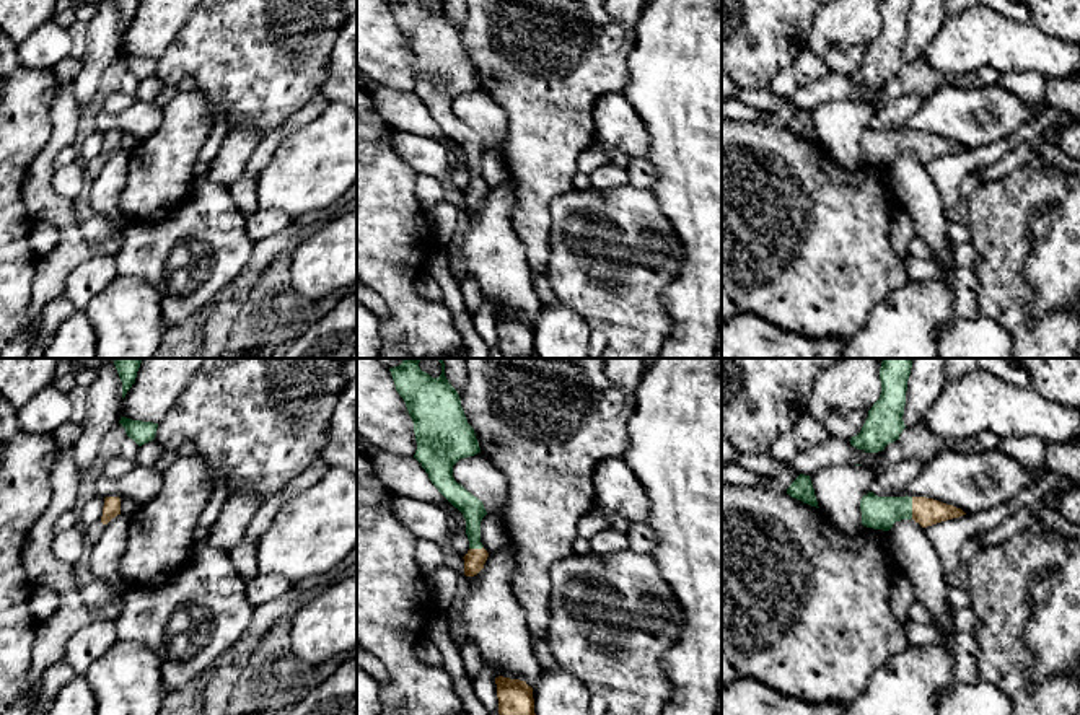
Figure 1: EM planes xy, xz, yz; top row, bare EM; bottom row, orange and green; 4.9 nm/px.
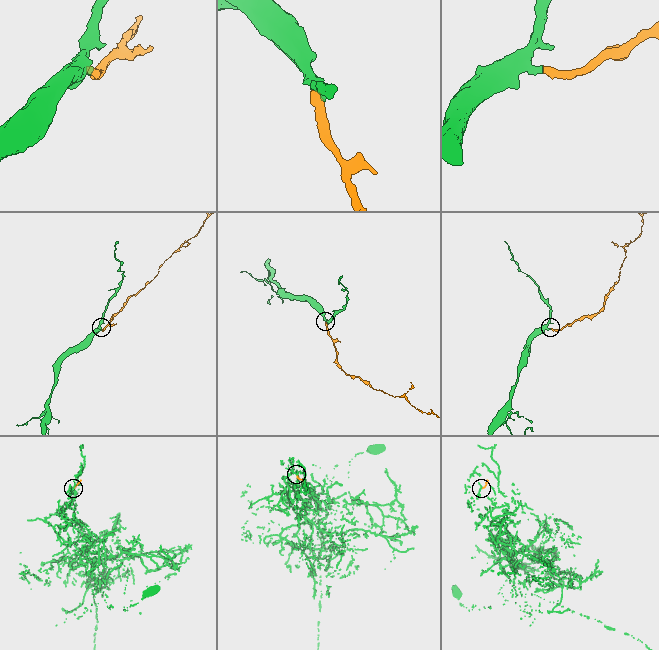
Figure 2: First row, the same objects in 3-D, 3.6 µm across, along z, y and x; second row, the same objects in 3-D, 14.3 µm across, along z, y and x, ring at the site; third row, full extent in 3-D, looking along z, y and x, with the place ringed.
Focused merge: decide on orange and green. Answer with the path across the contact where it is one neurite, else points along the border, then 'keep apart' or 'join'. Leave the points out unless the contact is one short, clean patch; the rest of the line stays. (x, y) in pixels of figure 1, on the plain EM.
join

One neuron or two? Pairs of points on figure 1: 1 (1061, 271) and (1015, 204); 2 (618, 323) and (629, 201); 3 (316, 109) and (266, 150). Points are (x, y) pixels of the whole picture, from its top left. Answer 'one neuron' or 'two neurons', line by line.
1: two neurons
2: one neuron
3: one neuron

